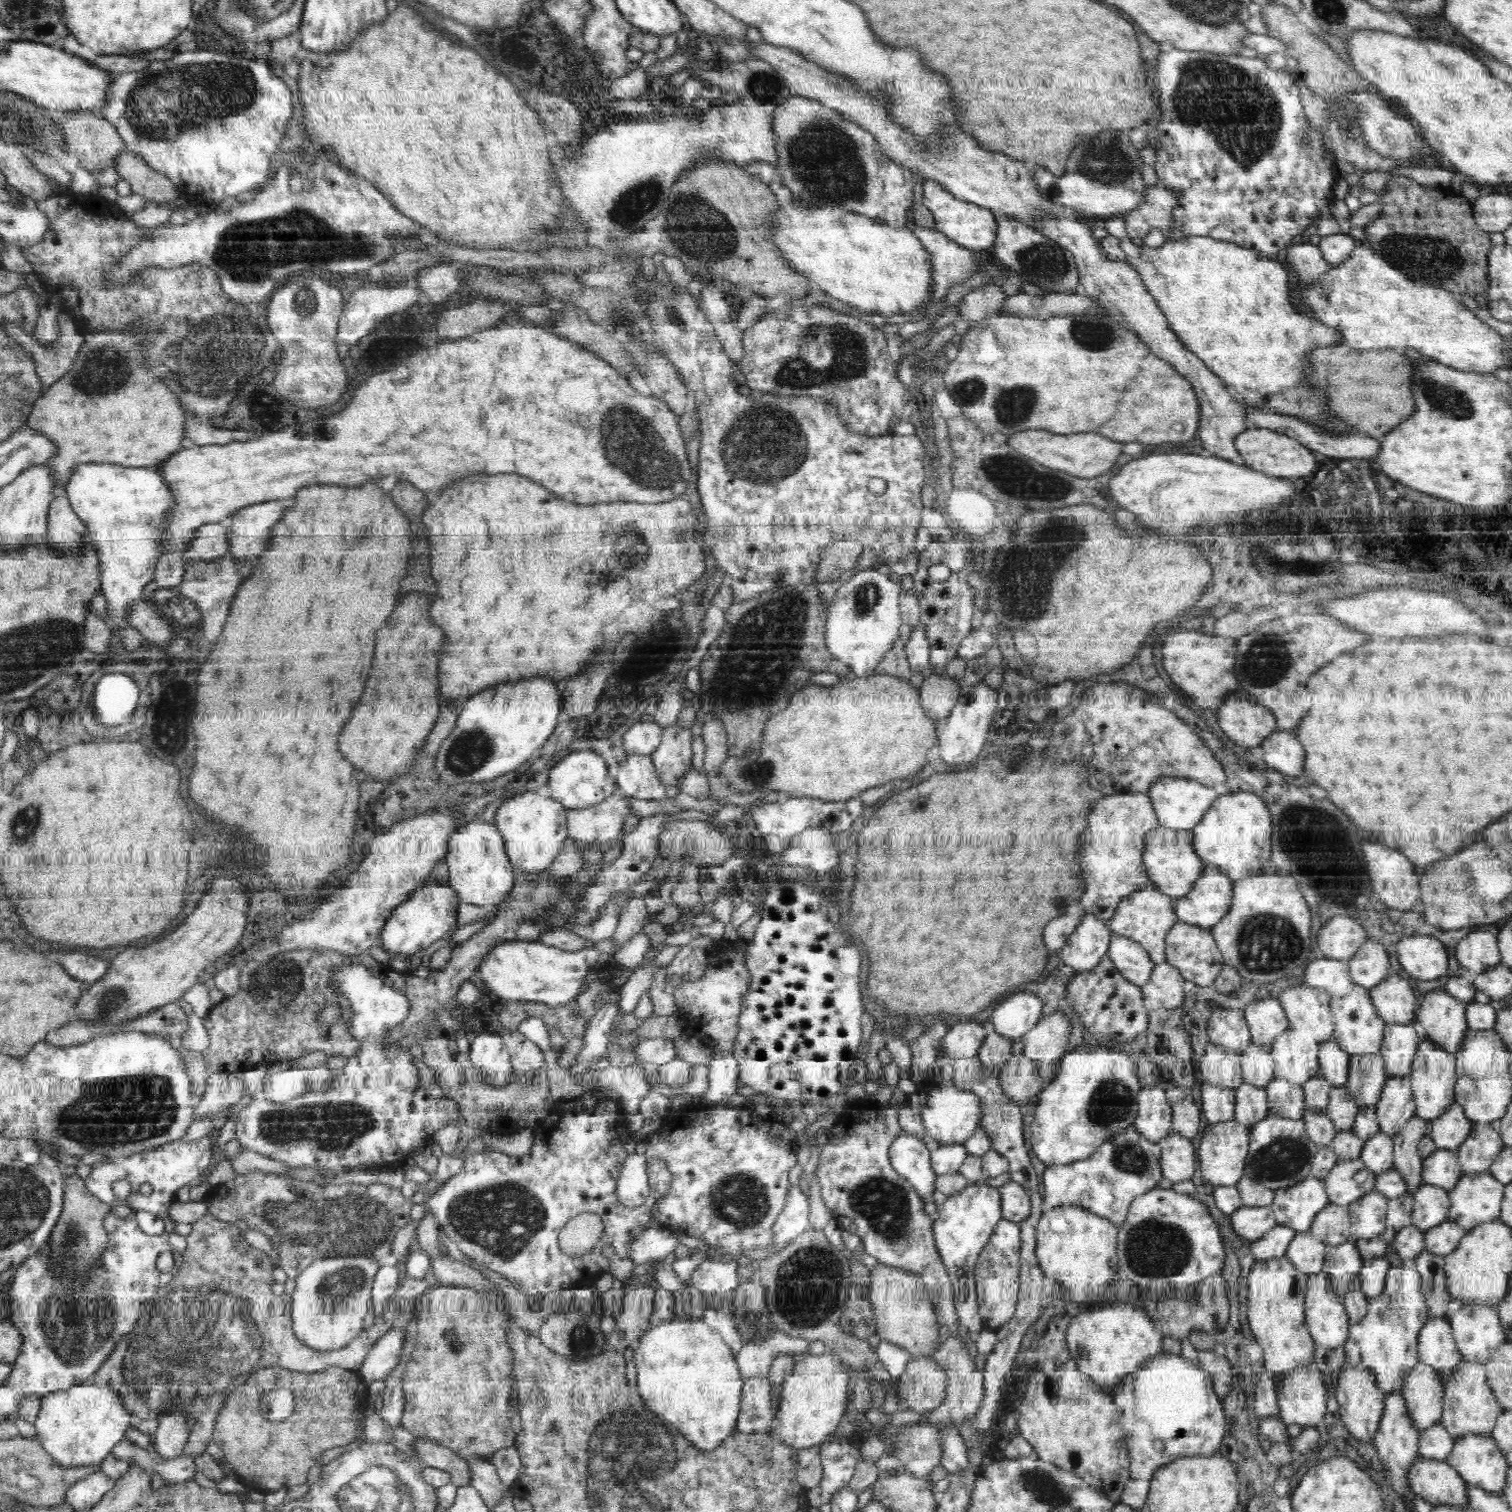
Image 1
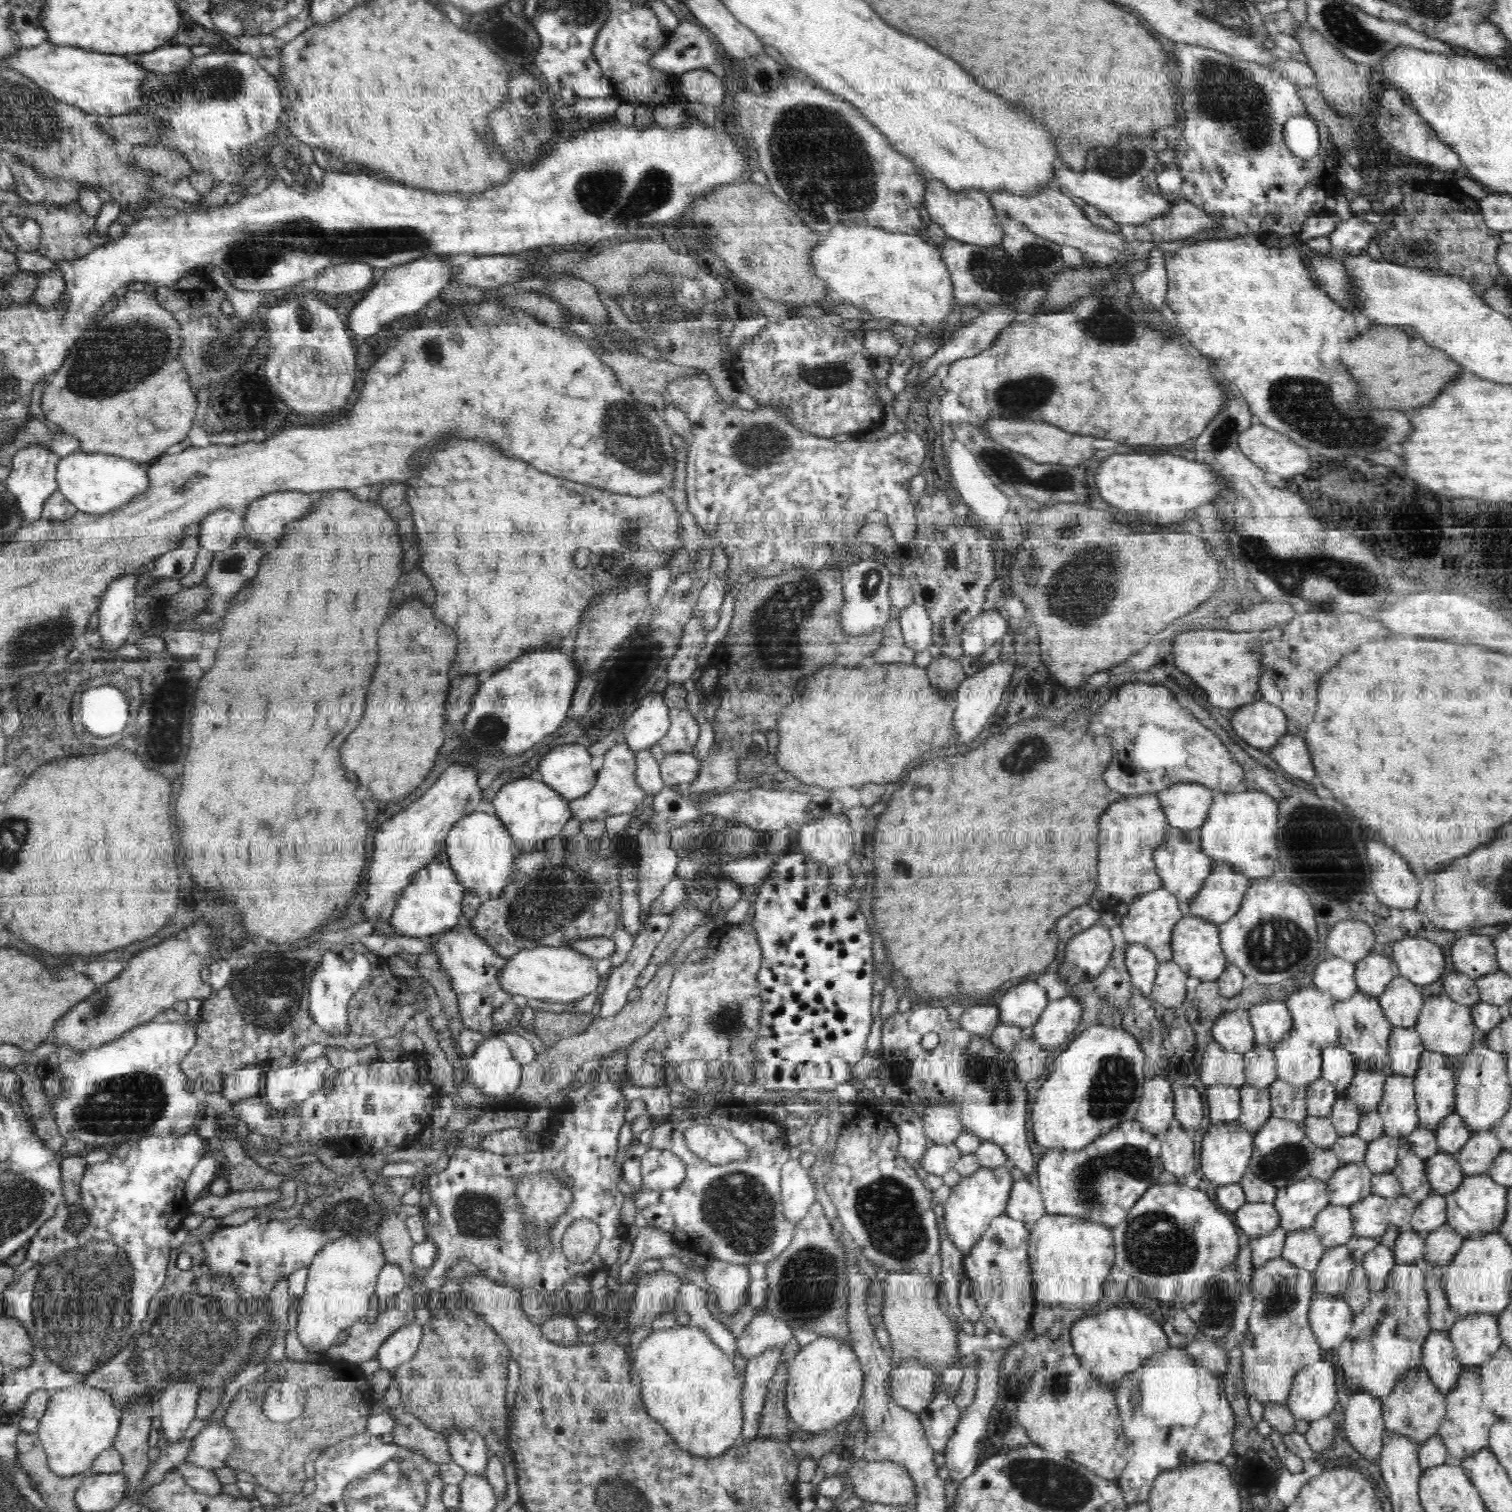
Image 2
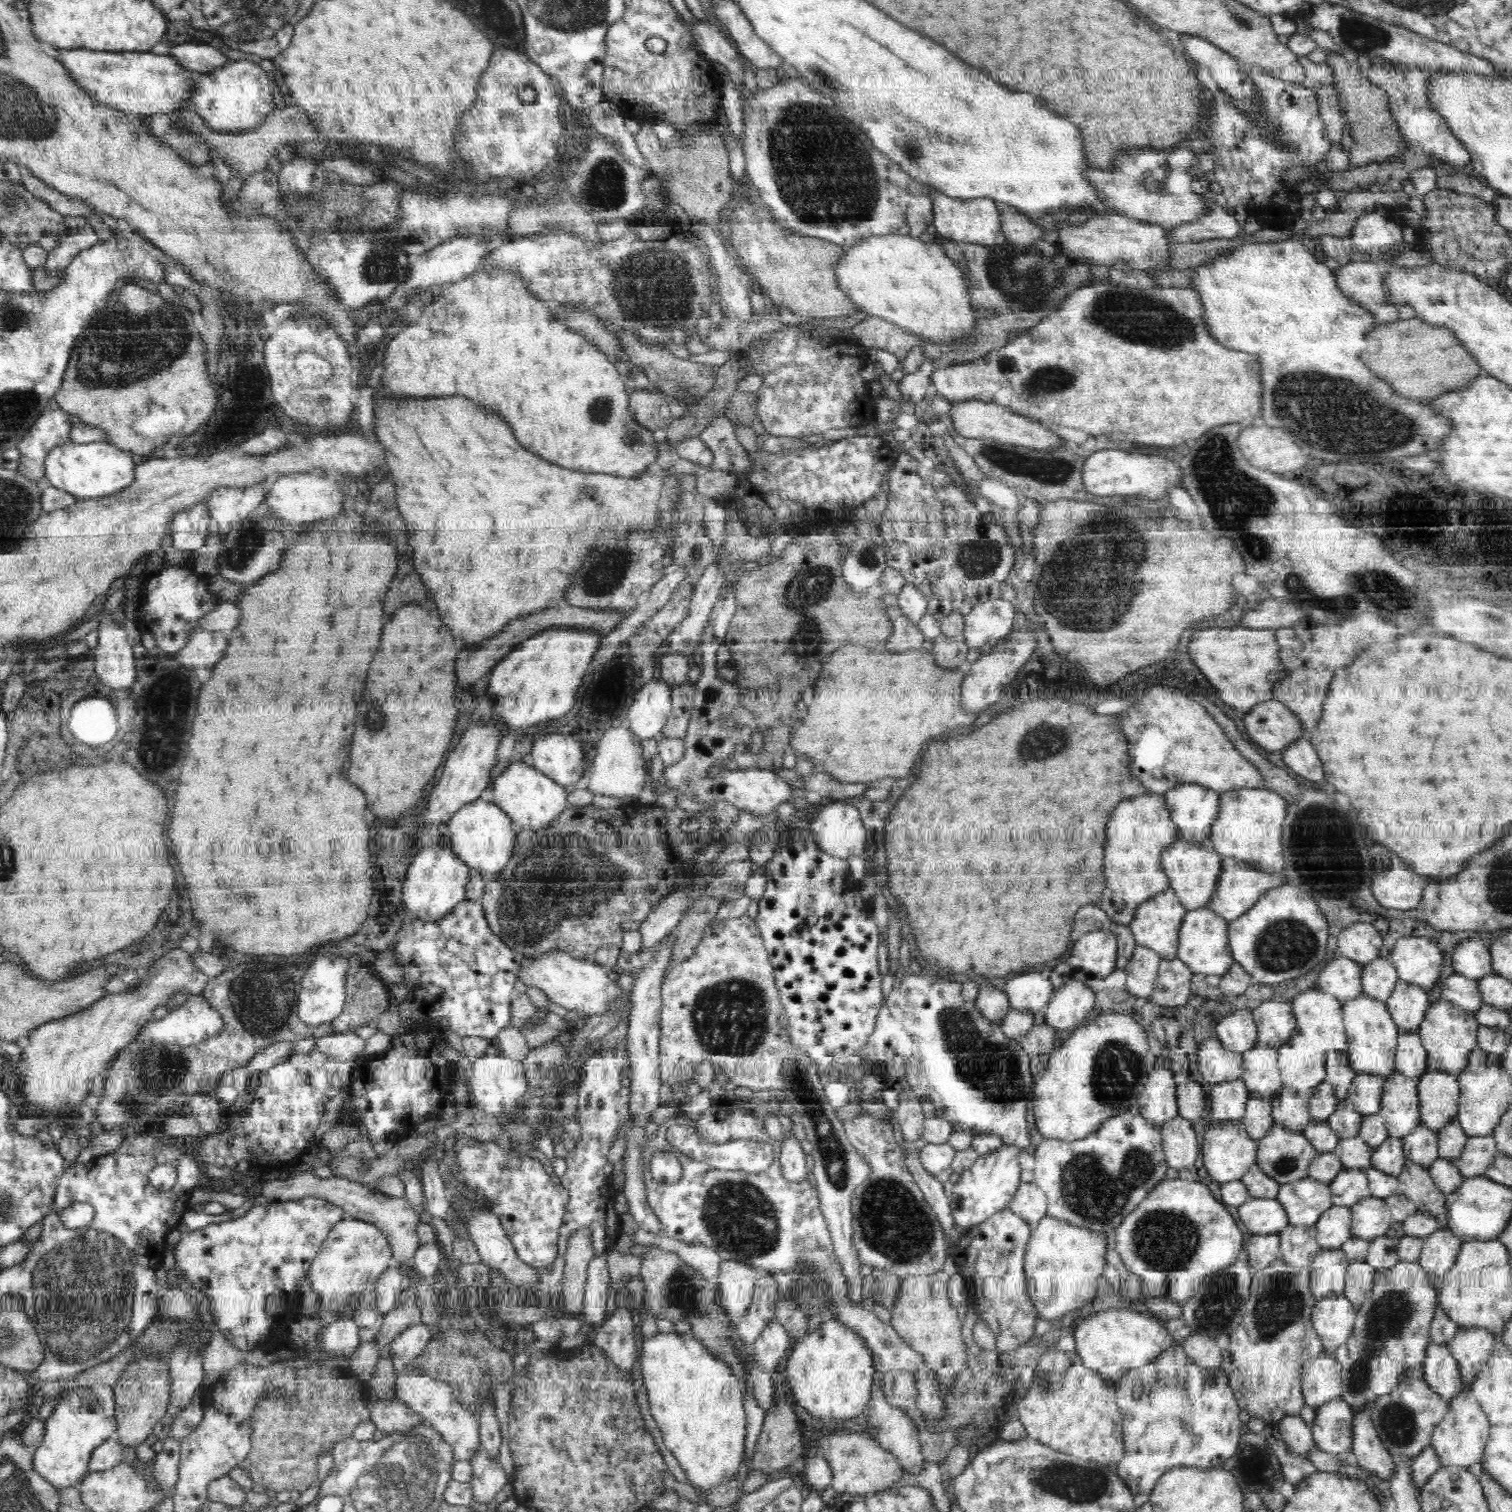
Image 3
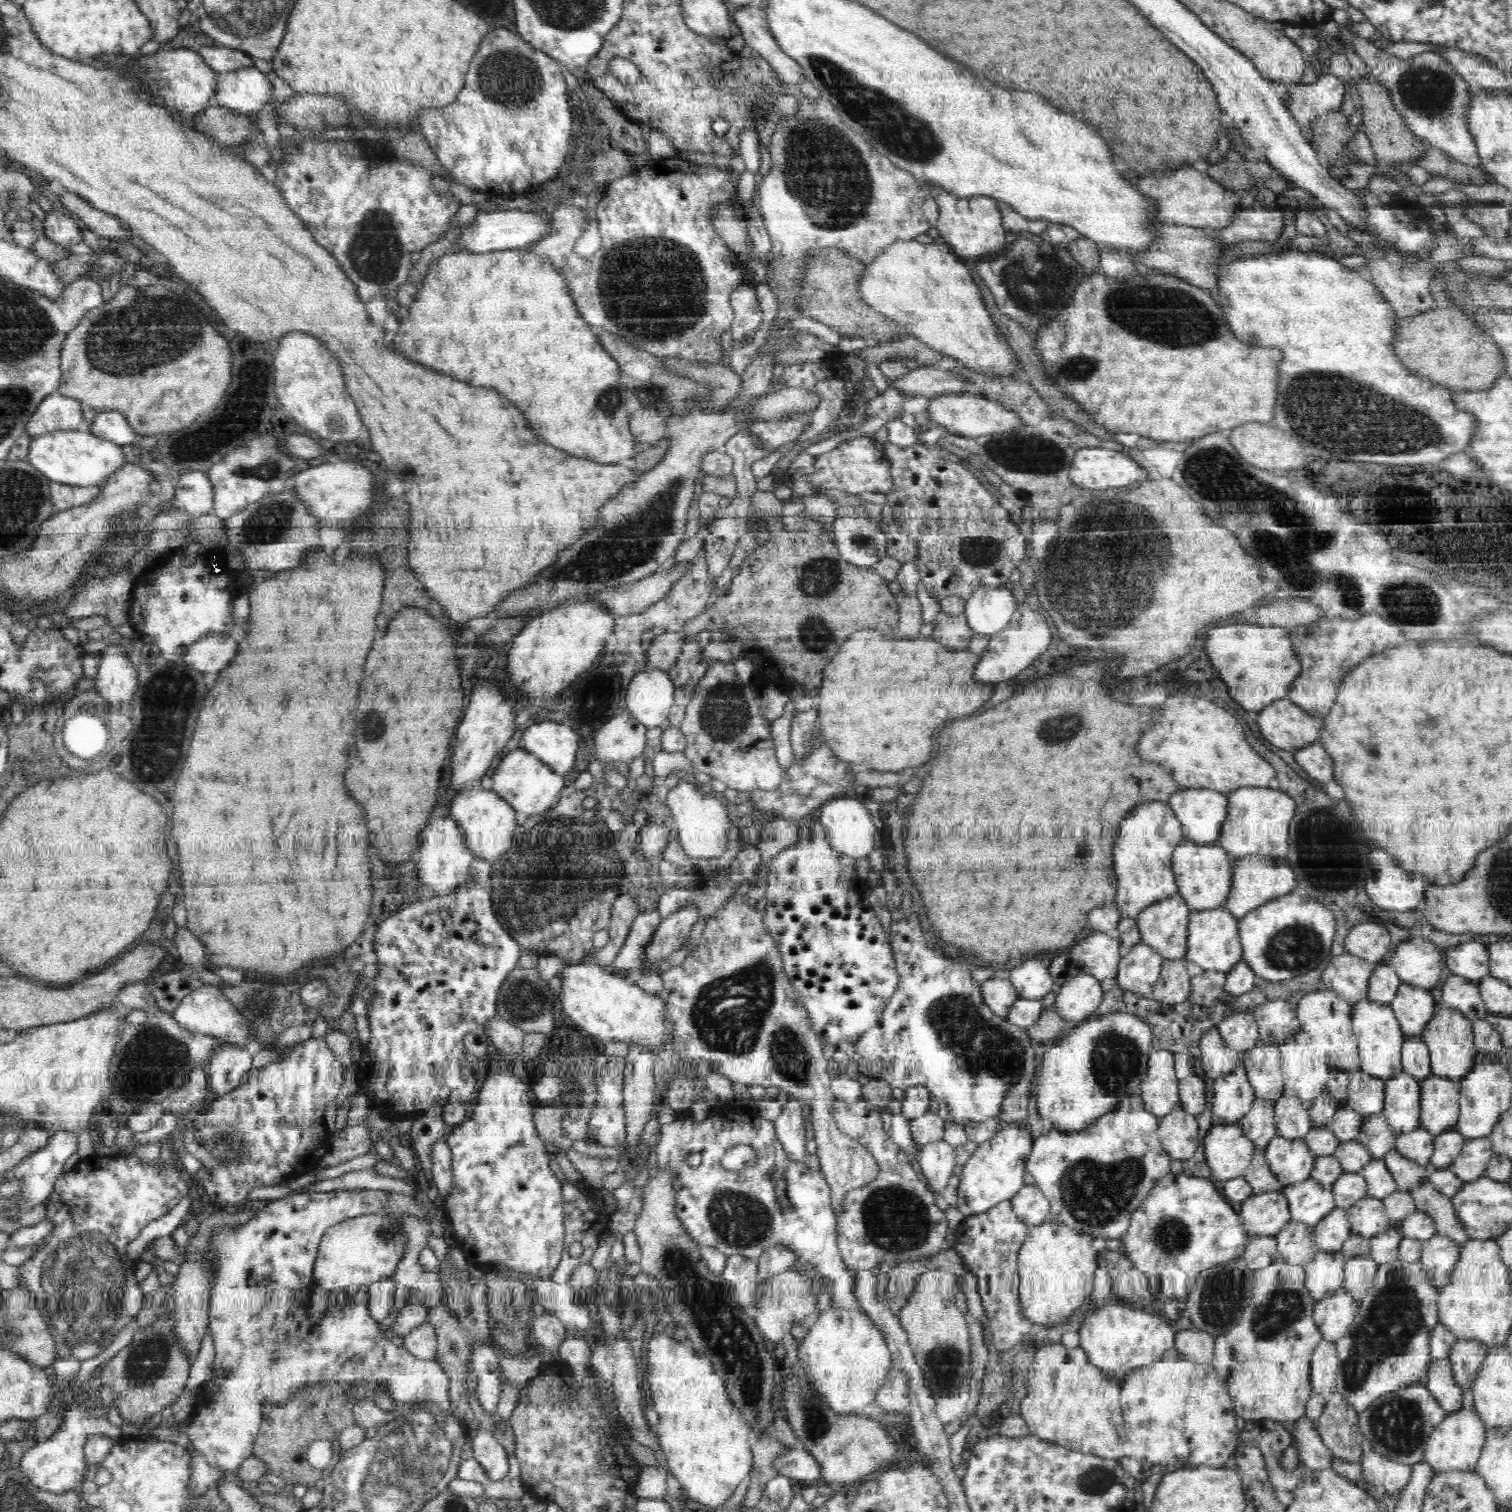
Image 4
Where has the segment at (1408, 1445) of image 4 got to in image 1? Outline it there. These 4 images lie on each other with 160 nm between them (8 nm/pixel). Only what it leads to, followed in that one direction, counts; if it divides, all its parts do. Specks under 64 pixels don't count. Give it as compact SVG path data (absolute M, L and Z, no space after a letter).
M1418 1363L1406 1376L1399 1394L1406 1403L1406 1414L1420 1431L1430 1428L1443 1415L1444 1379L1434 1368Z

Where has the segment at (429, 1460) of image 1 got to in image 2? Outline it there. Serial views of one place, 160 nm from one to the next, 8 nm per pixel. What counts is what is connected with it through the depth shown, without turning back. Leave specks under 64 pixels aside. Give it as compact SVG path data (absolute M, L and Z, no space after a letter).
M401 1405L392 1408L384 1406L383 1410L392 1413L396 1419L396 1426L392 1430L394 1443L406 1448L416 1448L436 1464L448 1464L453 1461L444 1434L430 1430L411 1412L404 1412Z

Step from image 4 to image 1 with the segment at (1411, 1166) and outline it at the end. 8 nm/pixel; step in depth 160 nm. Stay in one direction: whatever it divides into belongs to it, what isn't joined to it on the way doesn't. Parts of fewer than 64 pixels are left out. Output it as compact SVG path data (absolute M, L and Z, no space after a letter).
M1382 1131L1373 1134L1365 1141L1360 1158L1372 1172L1392 1169L1395 1163L1393 1137Z

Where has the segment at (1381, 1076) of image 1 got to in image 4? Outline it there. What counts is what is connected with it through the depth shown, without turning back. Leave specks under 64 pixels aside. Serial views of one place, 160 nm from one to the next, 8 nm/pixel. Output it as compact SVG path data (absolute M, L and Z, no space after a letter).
M1363 1071L1349 1073L1349 1093L1343 1104L1362 1116L1382 1113L1385 1106L1385 1080Z

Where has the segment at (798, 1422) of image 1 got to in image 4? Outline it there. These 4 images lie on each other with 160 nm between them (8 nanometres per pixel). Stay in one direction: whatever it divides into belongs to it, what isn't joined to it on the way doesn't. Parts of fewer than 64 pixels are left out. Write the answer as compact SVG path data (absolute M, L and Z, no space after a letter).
M832 1306L817 1316L799 1346L797 1360L812 1381L813 1388L824 1397L834 1412L862 1412L882 1386L892 1368L885 1335L869 1316L858 1308Z

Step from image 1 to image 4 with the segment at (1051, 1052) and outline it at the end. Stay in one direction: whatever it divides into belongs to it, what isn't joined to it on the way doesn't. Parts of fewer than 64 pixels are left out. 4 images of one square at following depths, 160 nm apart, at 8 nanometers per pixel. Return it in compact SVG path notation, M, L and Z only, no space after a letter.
M1088 973L1078 974L1057 987L1053 1008L1066 1022L1079 1024L1097 1012L1104 996L1100 980Z

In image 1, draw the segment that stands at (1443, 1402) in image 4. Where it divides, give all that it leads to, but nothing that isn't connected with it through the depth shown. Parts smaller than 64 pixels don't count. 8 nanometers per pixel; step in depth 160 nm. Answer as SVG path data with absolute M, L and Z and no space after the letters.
M1432 1314L1419 1332L1417 1353L1419 1362L1434 1368L1442 1379L1448 1378L1454 1368L1463 1362L1449 1320Z

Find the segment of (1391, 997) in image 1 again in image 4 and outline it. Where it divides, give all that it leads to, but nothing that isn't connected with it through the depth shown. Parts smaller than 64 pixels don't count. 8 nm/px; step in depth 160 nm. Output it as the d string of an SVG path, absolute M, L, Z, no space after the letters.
M1408 983L1399 986L1396 996L1388 1004L1407 1037L1420 1036L1440 1007L1429 989L1413 987Z

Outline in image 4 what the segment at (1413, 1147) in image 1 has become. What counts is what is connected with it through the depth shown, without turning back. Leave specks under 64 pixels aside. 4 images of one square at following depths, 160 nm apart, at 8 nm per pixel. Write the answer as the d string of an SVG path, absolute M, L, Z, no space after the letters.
M1432 1182L1420 1184L1409 1193L1417 1210L1429 1214L1434 1219L1438 1235L1446 1235L1459 1245L1469 1242L1469 1235L1457 1217L1457 1209L1454 1208L1451 1198L1440 1193Z

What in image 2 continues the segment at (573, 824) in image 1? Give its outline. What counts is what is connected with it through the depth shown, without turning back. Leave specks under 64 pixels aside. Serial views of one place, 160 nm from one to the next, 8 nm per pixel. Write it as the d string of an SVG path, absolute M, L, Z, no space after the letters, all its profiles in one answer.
M626 742L618 743L604 756L601 769L596 774L596 784L586 796L580 796L569 803L571 813L578 822L586 820L606 820L615 814L628 814L638 808L644 800L645 792L636 784L635 751Z

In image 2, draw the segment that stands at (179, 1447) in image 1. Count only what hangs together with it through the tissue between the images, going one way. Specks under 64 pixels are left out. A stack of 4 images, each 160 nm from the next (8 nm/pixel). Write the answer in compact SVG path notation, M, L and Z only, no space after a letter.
M195 1381L166 1386L160 1392L161 1428L169 1444L180 1441L188 1424L196 1417L196 1402L201 1388Z

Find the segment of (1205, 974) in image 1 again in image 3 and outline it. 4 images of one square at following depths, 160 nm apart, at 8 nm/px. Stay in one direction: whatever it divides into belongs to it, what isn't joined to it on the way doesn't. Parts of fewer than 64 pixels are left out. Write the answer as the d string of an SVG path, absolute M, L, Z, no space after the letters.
M1207 906L1187 911L1179 930L1177 957L1187 964L1193 973L1222 976L1230 970L1233 959L1229 947L1229 921Z

